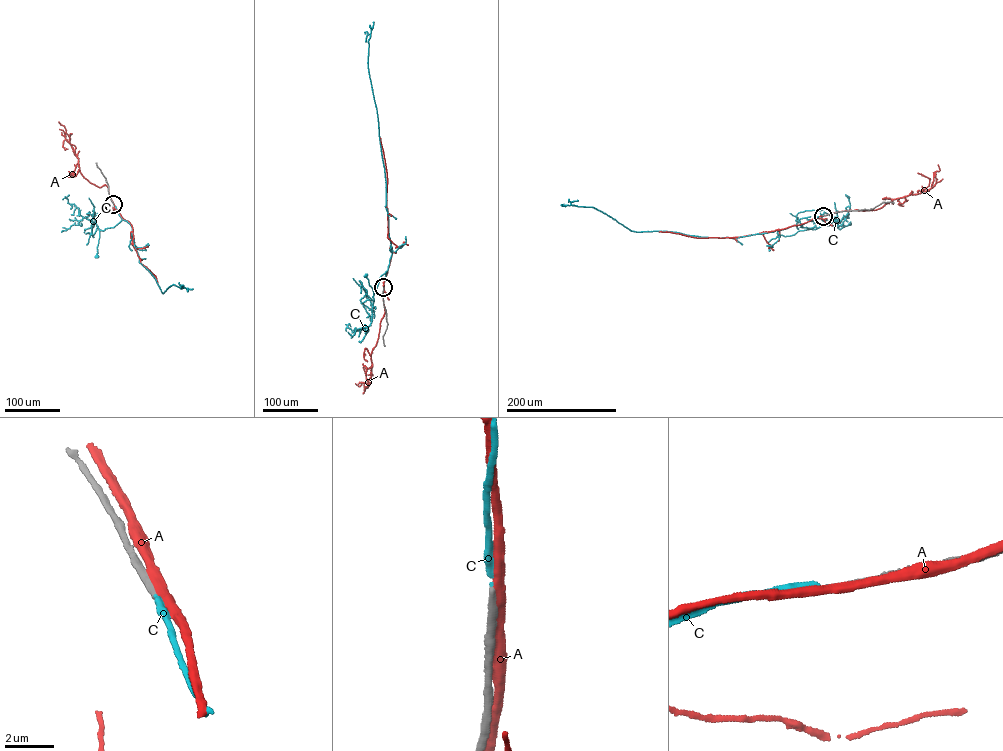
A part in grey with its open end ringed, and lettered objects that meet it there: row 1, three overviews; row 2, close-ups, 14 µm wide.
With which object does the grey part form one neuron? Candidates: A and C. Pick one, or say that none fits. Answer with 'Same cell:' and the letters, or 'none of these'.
Same cell: none of these

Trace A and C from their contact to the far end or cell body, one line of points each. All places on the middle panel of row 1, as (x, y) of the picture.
A: (384, 287), (392, 251), (387, 236), (387, 174), (380, 138)
C: (383, 286), (387, 270), (380, 277), (373, 295), (366, 275)

